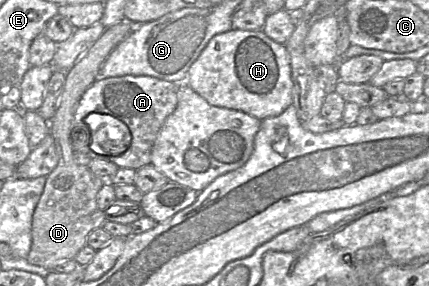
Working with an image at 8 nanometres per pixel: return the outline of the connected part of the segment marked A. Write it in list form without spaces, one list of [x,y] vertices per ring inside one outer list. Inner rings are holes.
[[[126,75],[98,78],[82,95],[74,112],[71,129],[74,151],[84,153],[91,159],[112,162],[119,168],[138,170],[150,164],[155,139],[167,118],[177,107],[178,85],[151,76]],[[93,112],[111,115],[128,126],[132,141],[126,152],[118,156],[103,156],[91,150],[89,147],[91,132],[84,118]]]

